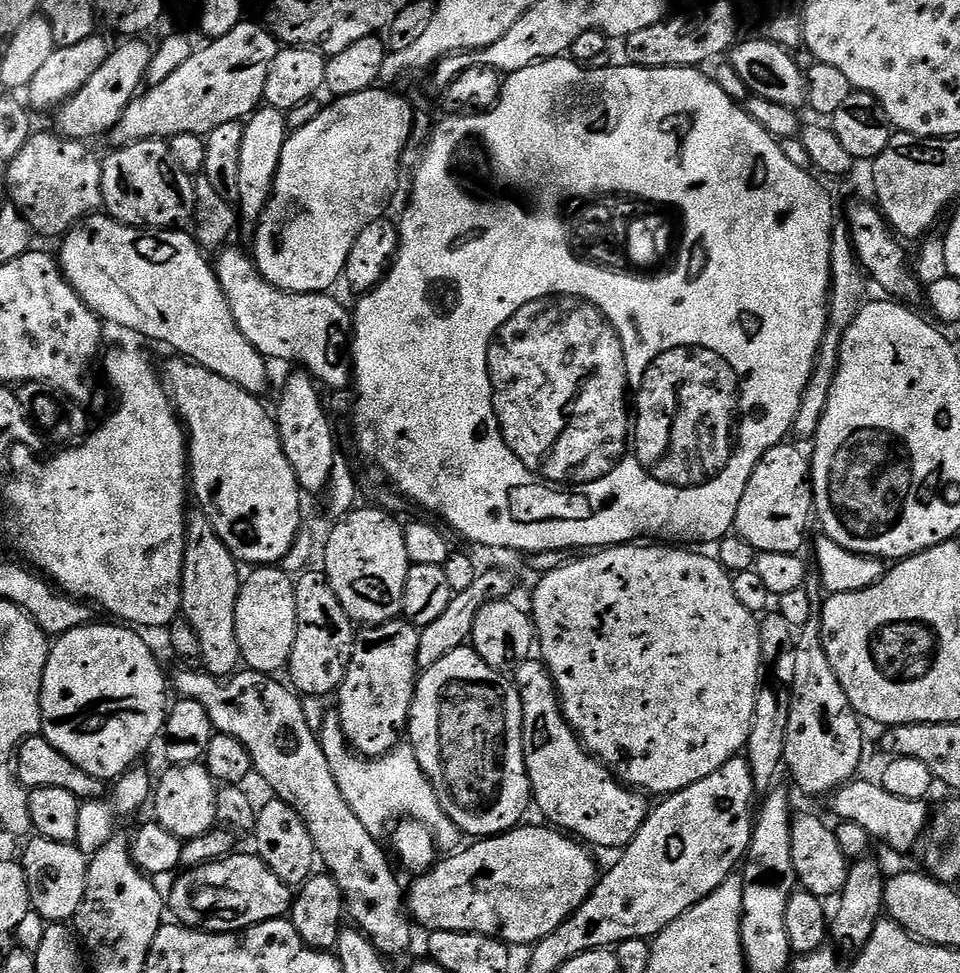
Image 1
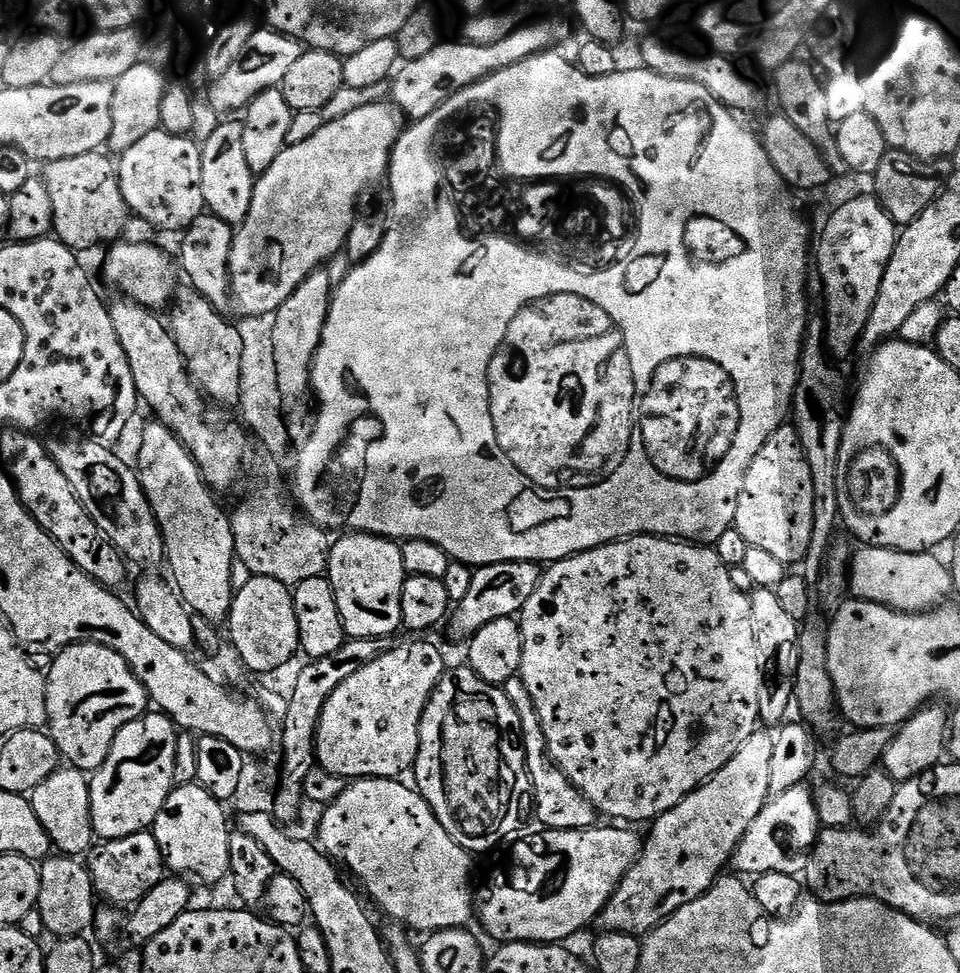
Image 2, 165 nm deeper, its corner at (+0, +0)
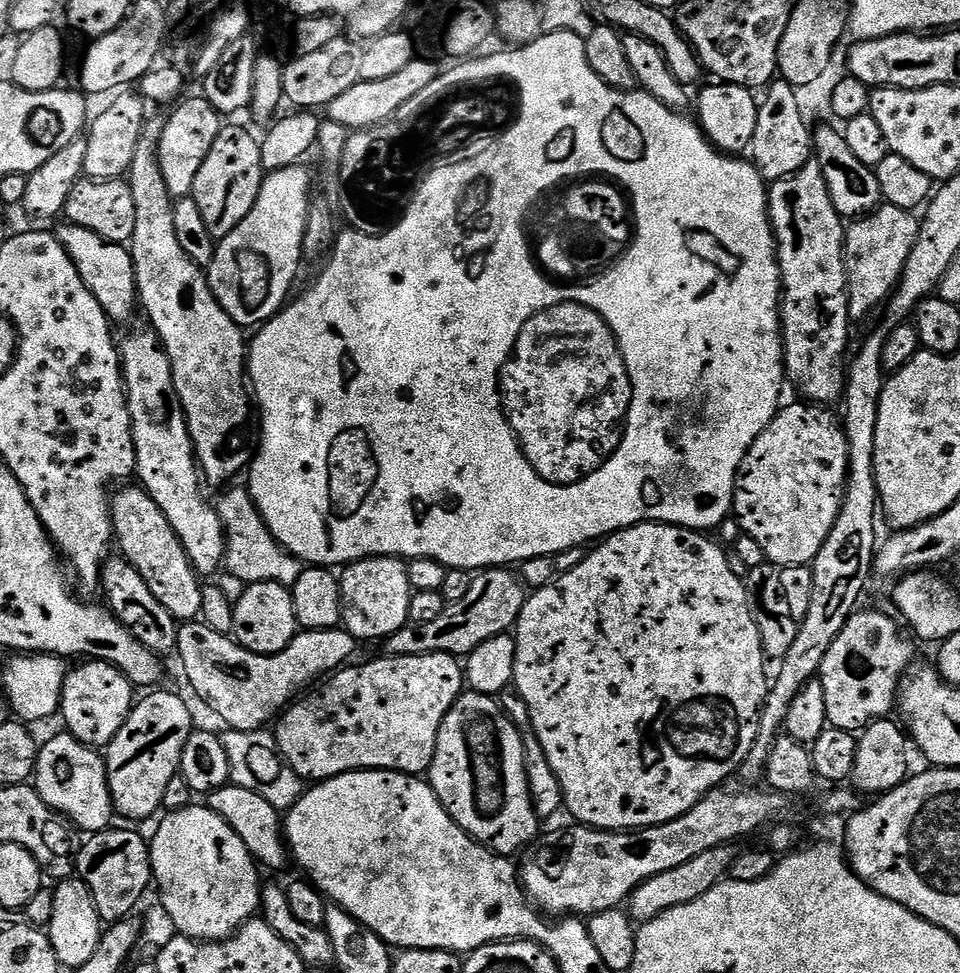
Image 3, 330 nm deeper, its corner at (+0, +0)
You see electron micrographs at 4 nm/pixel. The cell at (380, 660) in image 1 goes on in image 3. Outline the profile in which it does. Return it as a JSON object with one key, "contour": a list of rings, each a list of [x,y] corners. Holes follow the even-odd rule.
{"contour":[[[384,654],[381,657],[381,660],[372,660],[369,664],[358,665],[357,668],[345,666],[339,669],[335,675],[319,685],[321,688],[317,692],[309,691],[301,695],[280,713],[274,724],[276,745],[284,763],[289,764],[301,780],[333,780],[335,776],[347,772],[365,770],[405,772],[408,776],[427,773],[434,758],[442,718],[446,718],[450,706],[454,706],[454,702],[466,688],[461,661],[446,654]]]}

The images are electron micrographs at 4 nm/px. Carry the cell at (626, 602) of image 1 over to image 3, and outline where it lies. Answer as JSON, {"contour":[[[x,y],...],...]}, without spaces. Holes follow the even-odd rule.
{"contour":[[[649,522],[649,523],[646,523],[646,524],[635,524],[635,526],[633,526],[633,527],[632,527],[632,528],[625,528],[625,529],[624,529],[624,531],[622,531],[622,532],[614,532],[614,533],[612,533],[612,535],[611,535],[611,536],[609,536],[609,537],[607,537],[607,539],[605,539],[605,540],[604,540],[604,541],[603,541],[603,542],[600,542],[600,543],[597,543],[597,544],[596,544],[596,545],[595,545],[595,547],[593,547],[593,548],[592,548],[592,549],[591,549],[591,551],[592,551],[592,550],[593,550],[593,552],[591,552],[591,551],[589,551],[589,552],[588,552],[588,553],[587,553],[587,555],[585,555],[585,558],[584,558],[584,561],[583,561],[583,562],[581,562],[581,563],[580,563],[580,564],[579,564],[579,565],[578,565],[578,566],[574,566],[574,570],[570,570],[570,571],[569,571],[569,572],[565,572],[565,573],[564,573],[564,575],[563,575],[563,576],[560,576],[560,577],[559,577],[559,578],[558,578],[558,579],[557,579],[557,580],[555,580],[555,581],[554,581],[554,582],[553,582],[553,584],[547,584],[547,586],[545,586],[545,587],[544,587],[544,588],[538,588],[538,589],[535,589],[535,591],[533,591],[533,592],[532,592],[532,593],[531,593],[531,595],[529,595],[529,596],[528,596],[528,597],[527,597],[527,599],[525,599],[525,602],[524,602],[524,609],[523,609],[523,610],[522,610],[522,614],[521,614],[521,615],[520,615],[520,617],[519,617],[519,618],[518,618],[518,619],[516,619],[516,627],[515,627],[515,629],[514,629],[514,635],[515,635],[515,638],[516,638],[516,661],[515,661],[515,662],[514,662],[514,687],[515,687],[515,689],[516,689],[516,691],[517,691],[517,692],[519,692],[519,694],[520,694],[520,696],[521,696],[521,697],[522,697],[522,699],[524,699],[524,701],[525,701],[525,702],[526,702],[526,706],[527,706],[527,707],[528,707],[528,713],[529,713],[529,714],[530,714],[530,718],[531,718],[531,719],[532,719],[532,730],[533,730],[533,732],[535,732],[535,734],[536,734],[536,737],[537,737],[537,738],[538,738],[538,742],[539,742],[539,743],[540,743],[540,745],[541,745],[541,746],[542,746],[542,750],[543,750],[543,751],[544,751],[544,753],[545,753],[545,754],[546,754],[546,758],[547,758],[547,759],[548,759],[548,761],[549,761],[549,762],[550,762],[550,770],[554,770],[554,774],[555,774],[555,775],[556,775],[556,777],[557,777],[557,778],[558,778],[558,782],[559,782],[559,783],[560,783],[560,785],[561,785],[561,786],[562,786],[562,790],[563,790],[563,791],[564,791],[564,808],[565,808],[565,809],[566,809],[566,812],[569,812],[569,814],[570,814],[570,815],[572,815],[572,816],[573,816],[573,818],[574,818],[574,819],[576,819],[576,820],[573,820],[573,821],[576,821],[576,822],[579,822],[579,823],[580,823],[580,824],[581,824],[581,825],[584,825],[584,826],[587,826],[587,827],[590,827],[590,828],[599,828],[599,829],[601,829],[601,830],[603,830],[603,831],[606,831],[606,832],[626,832],[626,831],[629,831],[629,830],[639,830],[639,829],[642,829],[642,828],[653,828],[653,827],[654,827],[654,826],[658,826],[658,825],[659,825],[659,824],[665,824],[665,823],[666,823],[666,822],[670,822],[670,821],[671,821],[671,820],[673,820],[673,819],[674,819],[674,818],[678,818],[678,817],[679,817],[679,816],[681,816],[681,815],[682,815],[682,814],[686,814],[686,813],[687,813],[687,812],[689,812],[689,810],[691,810],[691,808],[692,808],[692,807],[694,807],[694,806],[695,806],[695,805],[696,805],[696,804],[697,804],[697,803],[698,803],[698,801],[700,801],[700,800],[701,800],[701,799],[702,799],[702,797],[703,797],[703,796],[707,796],[707,795],[708,795],[708,793],[709,793],[709,792],[711,792],[711,791],[712,791],[712,789],[714,789],[714,788],[719,788],[719,787],[721,787],[721,785],[723,785],[723,784],[724,784],[724,783],[725,783],[725,781],[727,781],[727,780],[724,780],[724,779],[726,779],[726,778],[727,778],[727,776],[733,776],[733,777],[735,777],[735,776],[736,776],[736,775],[737,775],[737,772],[738,772],[738,769],[739,769],[739,767],[740,767],[740,765],[741,765],[741,764],[743,764],[743,763],[744,763],[744,760],[745,760],[745,758],[747,758],[747,757],[748,757],[748,755],[749,755],[749,754],[750,754],[750,750],[751,750],[751,749],[752,749],[752,748],[753,748],[753,746],[755,746],[755,744],[756,744],[756,735],[757,735],[757,734],[758,734],[758,726],[759,726],[759,725],[760,725],[760,712],[761,712],[761,711],[762,711],[762,710],[763,710],[763,708],[764,708],[764,700],[765,700],[765,698],[766,698],[766,697],[767,697],[767,696],[768,696],[768,690],[769,690],[769,687],[770,687],[770,680],[769,680],[769,677],[767,677],[767,678],[766,678],[766,677],[764,677],[764,664],[765,664],[765,665],[766,665],[766,657],[765,657],[765,654],[764,654],[764,647],[763,647],[763,646],[762,646],[762,642],[761,642],[761,641],[760,641],[760,635],[759,635],[759,634],[758,634],[758,626],[757,626],[757,625],[756,625],[756,623],[755,623],[755,622],[754,622],[754,614],[753,614],[753,613],[752,613],[752,611],[751,611],[751,610],[750,610],[750,602],[749,602],[749,601],[748,601],[748,590],[747,590],[747,587],[746,587],[746,584],[745,584],[745,581],[744,581],[744,580],[743,580],[743,579],[741,579],[741,577],[740,577],[740,580],[739,580],[739,578],[738,578],[738,577],[736,577],[736,572],[735,572],[735,570],[734,570],[734,569],[732,569],[732,564],[733,564],[733,561],[732,561],[732,560],[731,560],[731,559],[730,559],[730,556],[729,556],[729,560],[730,560],[730,561],[728,561],[728,556],[727,556],[727,554],[726,554],[726,553],[724,553],[724,552],[723,552],[723,550],[724,550],[724,551],[725,551],[725,549],[724,549],[724,548],[723,548],[723,547],[721,547],[721,545],[720,545],[720,544],[719,544],[719,543],[717,543],[717,541],[716,541],[716,540],[715,540],[715,539],[713,539],[713,540],[714,540],[714,541],[712,541],[712,540],[707,540],[707,538],[706,538],[706,537],[704,537],[704,536],[707,536],[707,535],[705,535],[705,533],[704,533],[704,532],[703,532],[703,531],[700,531],[700,530],[693,530],[693,529],[690,529],[690,528],[679,528],[679,526],[678,526],[678,525],[676,525],[676,524],[658,524],[658,523],[655,523],[655,522]]]}

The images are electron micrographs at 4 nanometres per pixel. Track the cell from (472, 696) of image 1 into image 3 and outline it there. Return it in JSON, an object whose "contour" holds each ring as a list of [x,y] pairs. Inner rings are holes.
{"contour":[[[471,690],[460,693],[454,706],[450,706],[446,718],[442,718],[434,758],[428,767],[426,779],[457,826],[491,852],[512,858],[515,857],[515,852],[523,853],[537,839],[536,831],[542,824],[534,810],[532,795],[528,789],[524,737],[512,717],[500,707],[499,699]]]}

